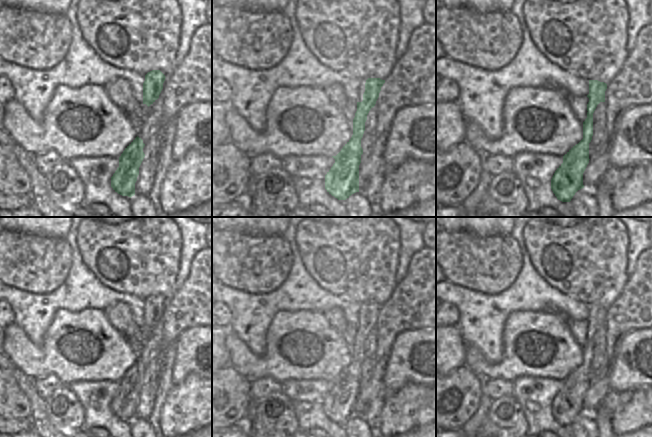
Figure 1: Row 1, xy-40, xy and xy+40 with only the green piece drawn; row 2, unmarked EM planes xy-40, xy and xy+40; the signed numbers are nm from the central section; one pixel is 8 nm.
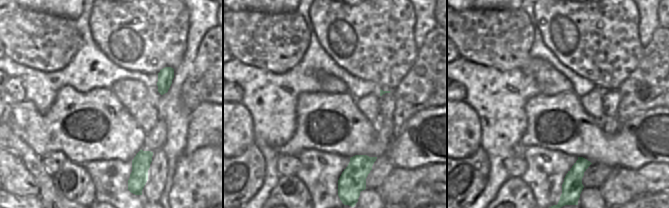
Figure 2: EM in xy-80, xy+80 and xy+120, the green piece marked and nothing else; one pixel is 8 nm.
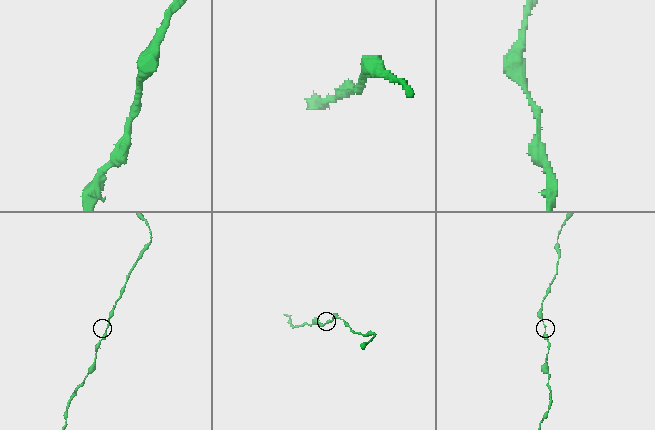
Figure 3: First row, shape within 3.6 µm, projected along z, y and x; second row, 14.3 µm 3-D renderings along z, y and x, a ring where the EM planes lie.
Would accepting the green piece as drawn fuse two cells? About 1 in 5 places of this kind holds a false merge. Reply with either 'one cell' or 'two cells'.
one cell

